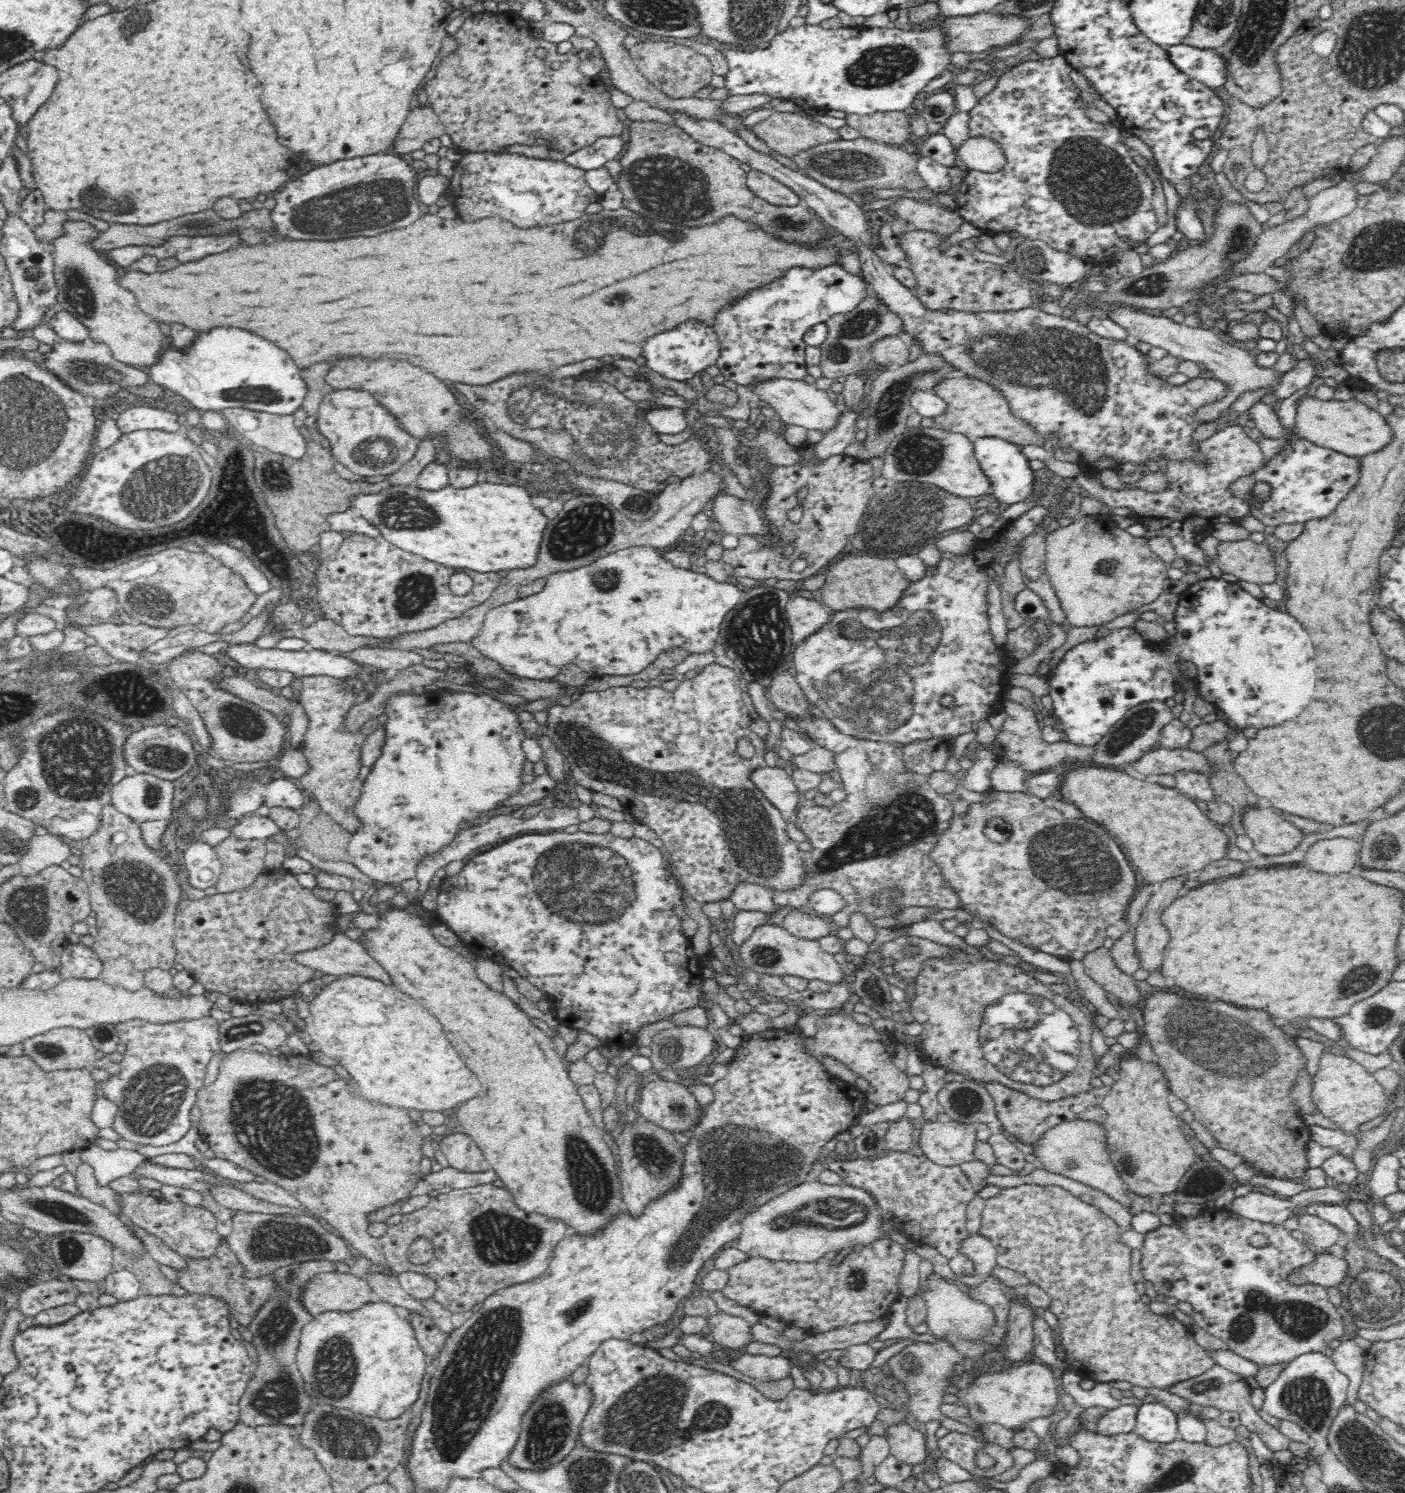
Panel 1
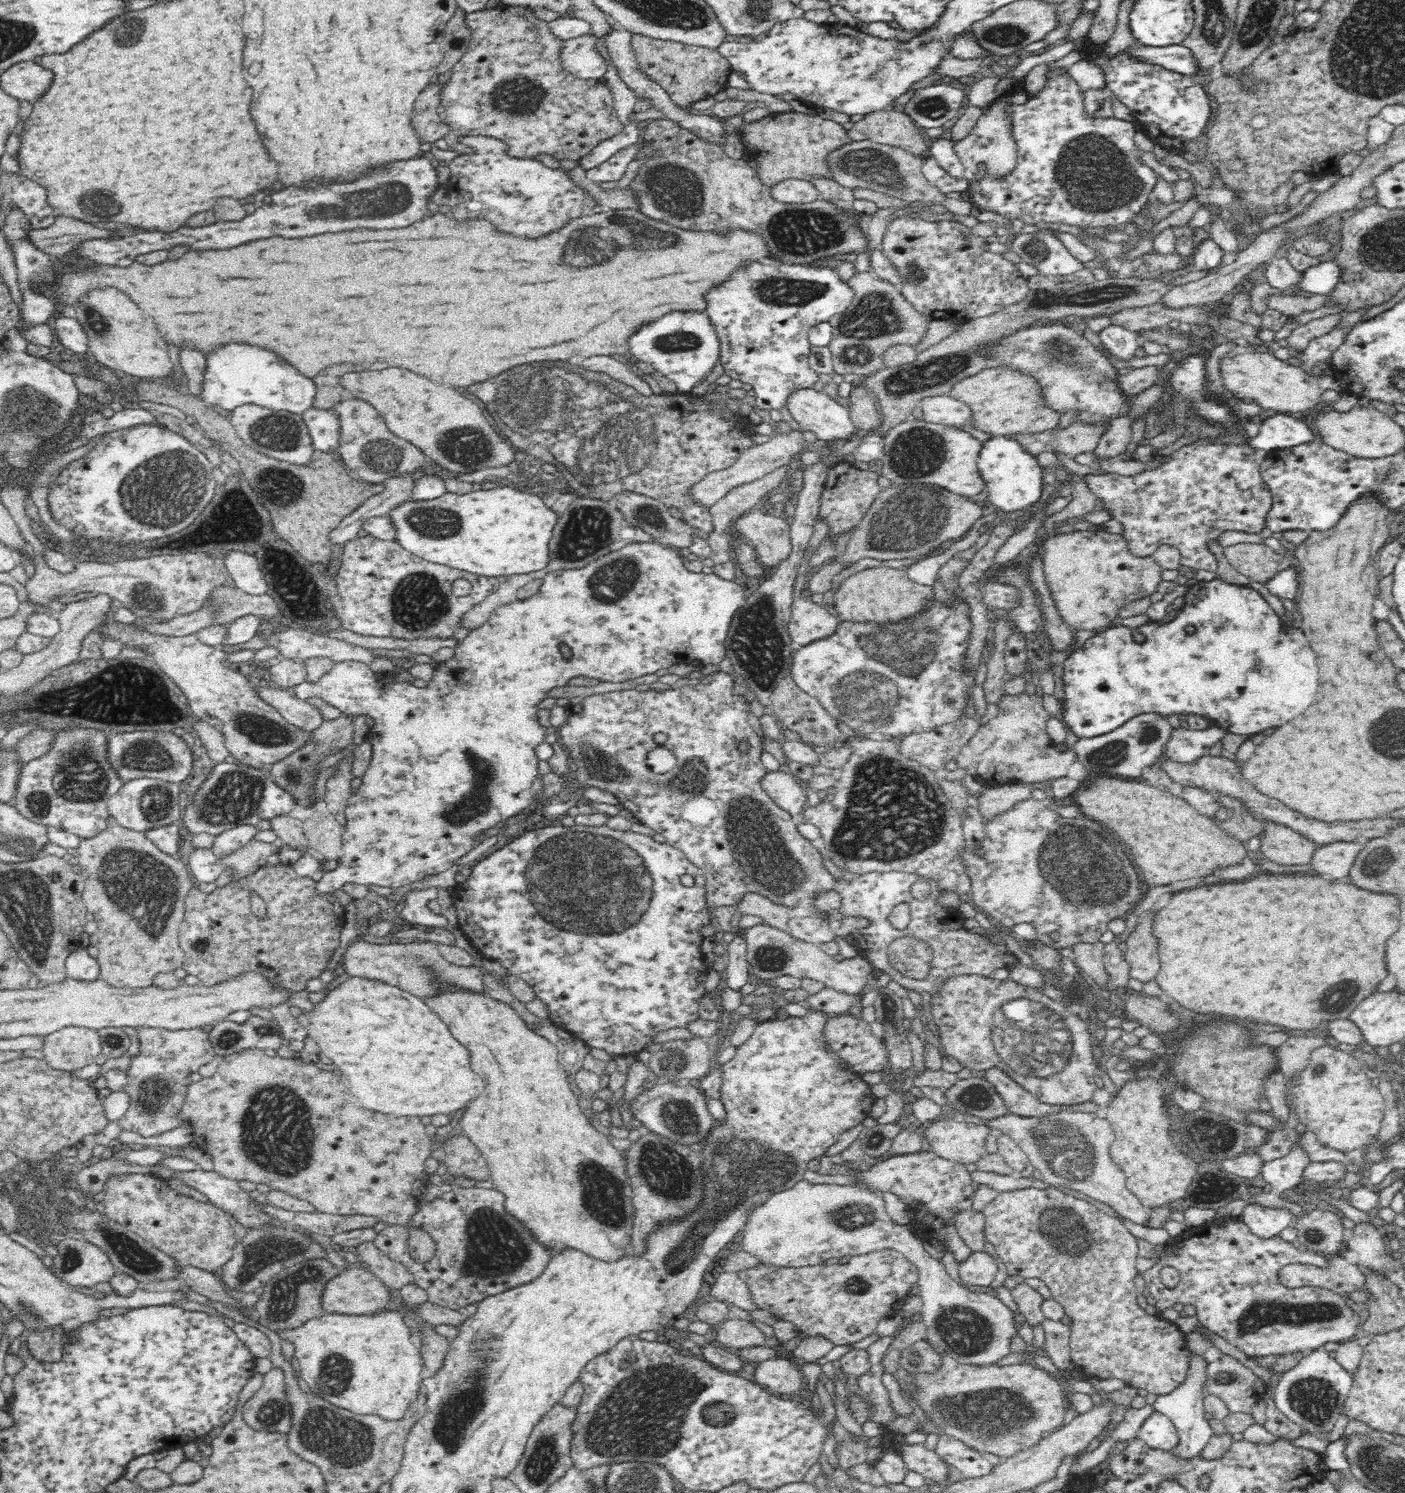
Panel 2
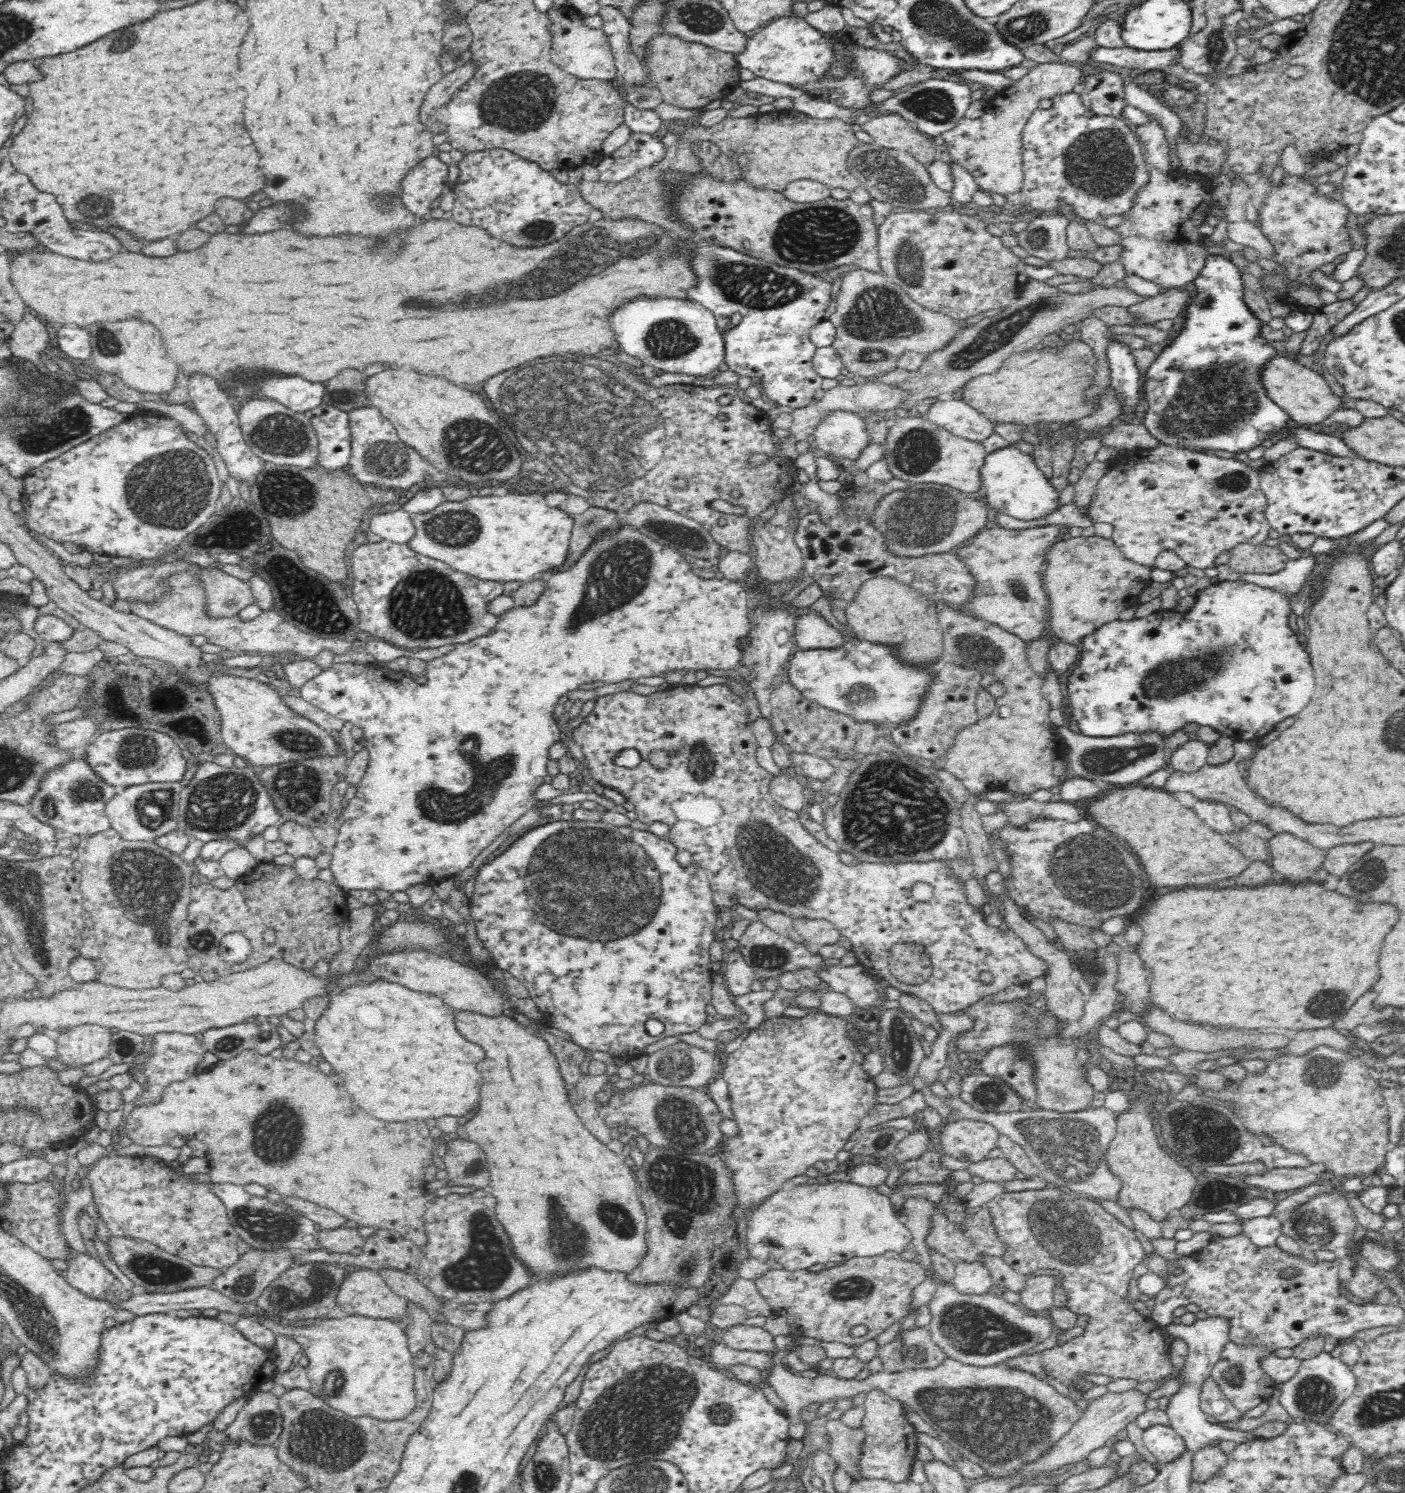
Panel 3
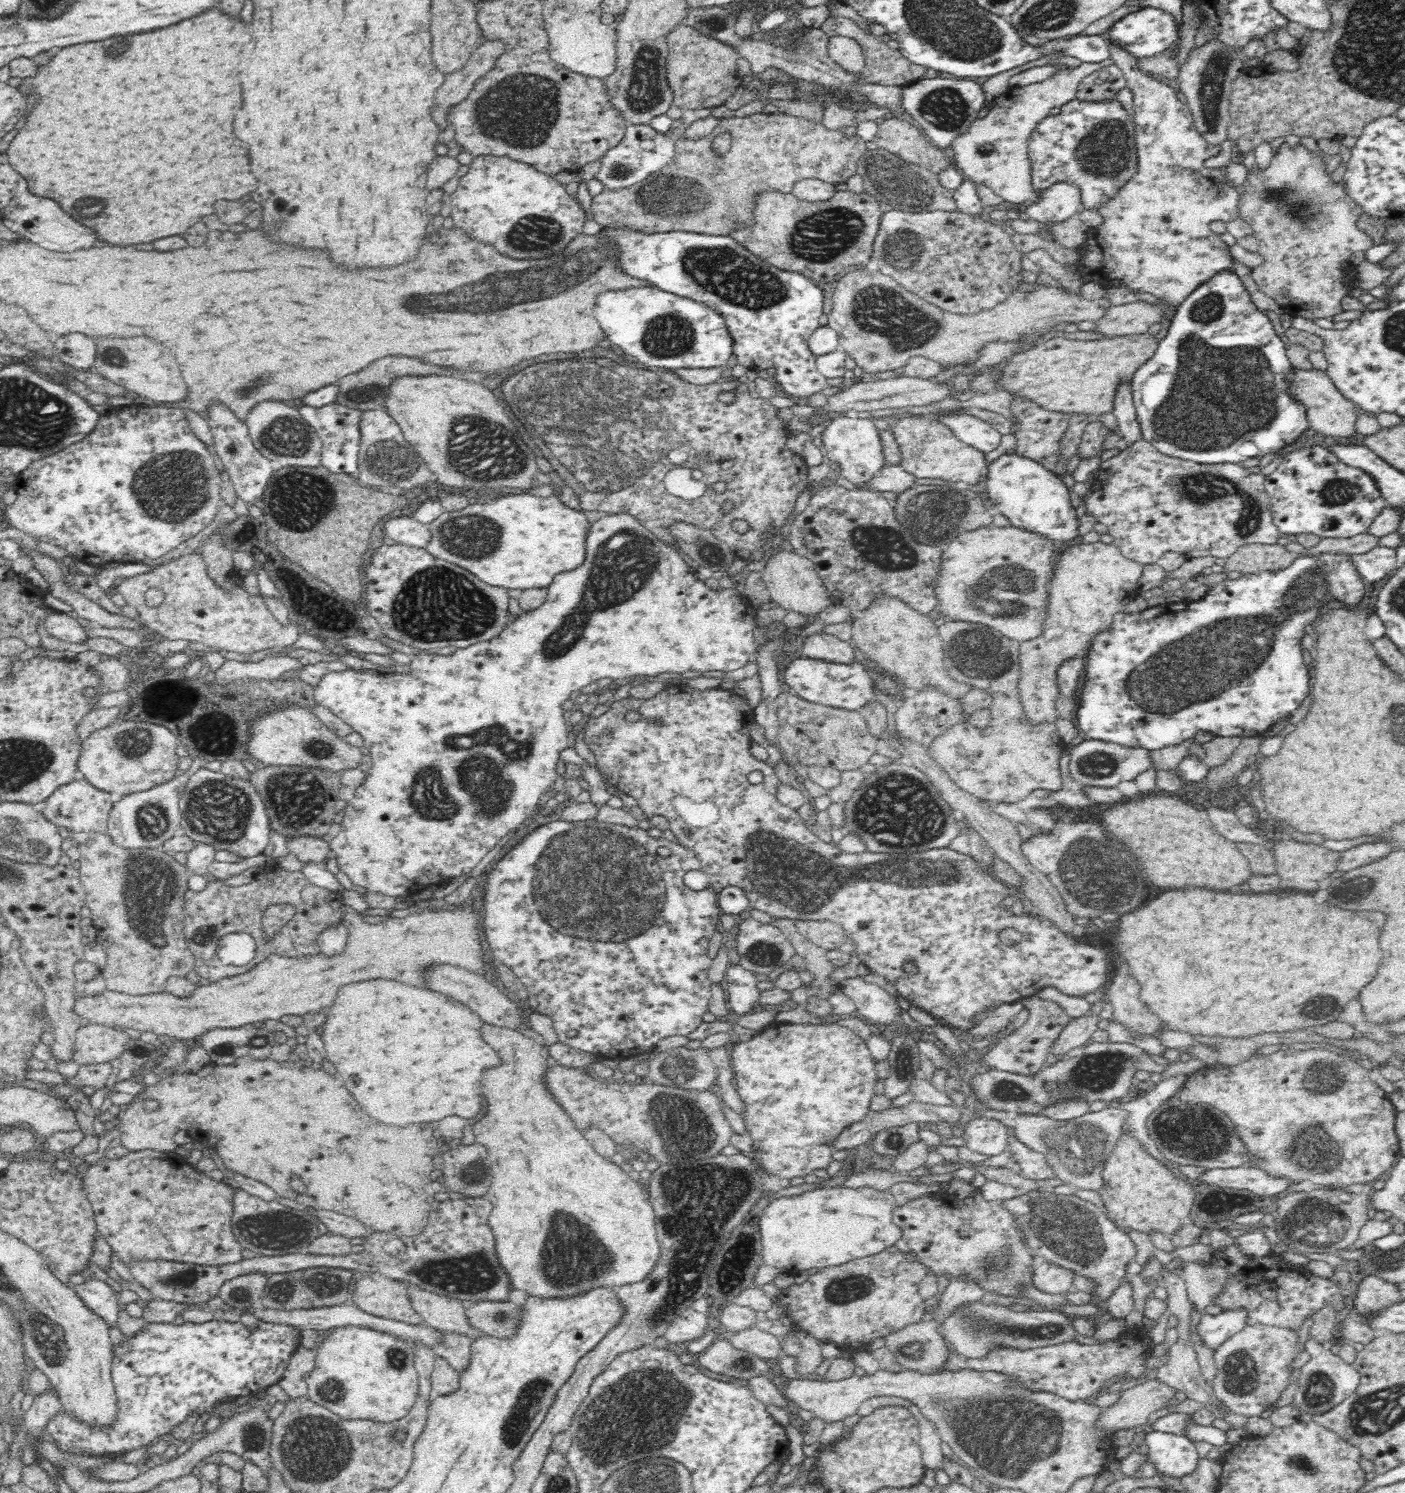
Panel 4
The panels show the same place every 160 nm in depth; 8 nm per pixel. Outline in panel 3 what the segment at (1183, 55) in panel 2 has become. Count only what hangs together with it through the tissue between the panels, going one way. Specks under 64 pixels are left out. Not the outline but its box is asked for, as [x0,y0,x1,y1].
[1089,45,1180,71]

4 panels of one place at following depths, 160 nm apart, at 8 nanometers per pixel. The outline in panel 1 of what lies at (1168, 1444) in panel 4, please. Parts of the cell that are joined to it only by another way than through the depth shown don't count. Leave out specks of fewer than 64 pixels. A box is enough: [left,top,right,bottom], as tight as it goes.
[1135,1404,1179,1444]

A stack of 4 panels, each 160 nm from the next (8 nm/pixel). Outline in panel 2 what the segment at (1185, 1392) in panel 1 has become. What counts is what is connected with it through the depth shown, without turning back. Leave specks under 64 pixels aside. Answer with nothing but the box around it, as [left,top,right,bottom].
[1206,1354,1266,1413]

